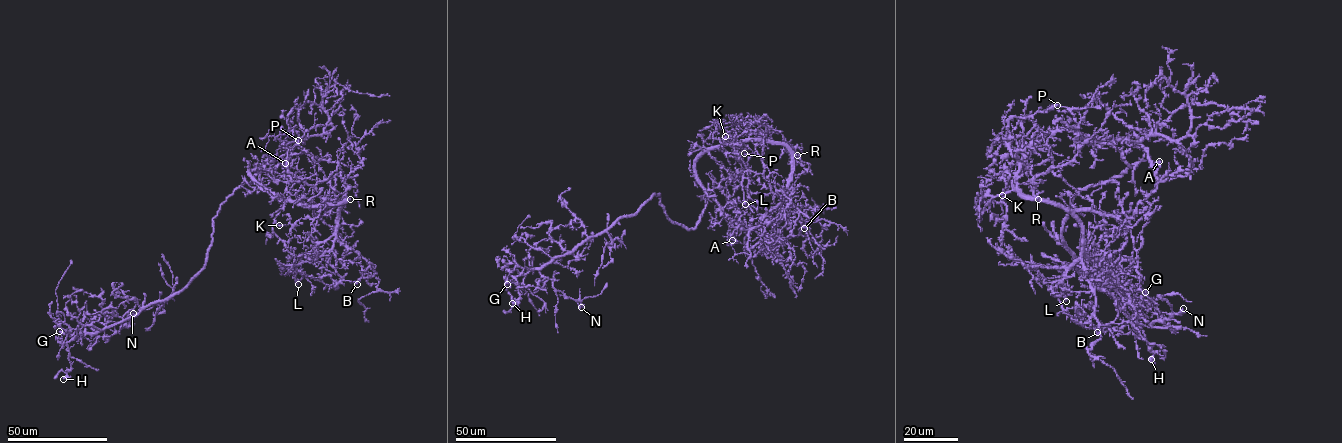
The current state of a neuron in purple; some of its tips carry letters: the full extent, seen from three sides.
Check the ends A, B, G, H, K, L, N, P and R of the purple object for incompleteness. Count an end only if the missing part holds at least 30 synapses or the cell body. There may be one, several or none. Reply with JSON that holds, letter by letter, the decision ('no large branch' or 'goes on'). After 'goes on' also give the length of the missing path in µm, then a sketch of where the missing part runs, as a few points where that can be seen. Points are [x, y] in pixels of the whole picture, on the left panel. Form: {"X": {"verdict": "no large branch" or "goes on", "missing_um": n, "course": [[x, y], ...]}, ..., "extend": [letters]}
{"A": {"verdict": "no large branch"}, "B": {"verdict": "no large branch"}, "G": {"verdict": "no large branch"}, "H": {"verdict": "no large branch"}, "K": {"verdict": "no large branch"}, "L": {"verdict": "no large branch"}, "N": {"verdict": "no large branch"}, "P": {"verdict": "no large branch"}, "R": {"verdict": "goes on", "missing_um": 35, "course": [[350, 199], [365, 177], [393, 175]]}, "extend": ["R"]}

